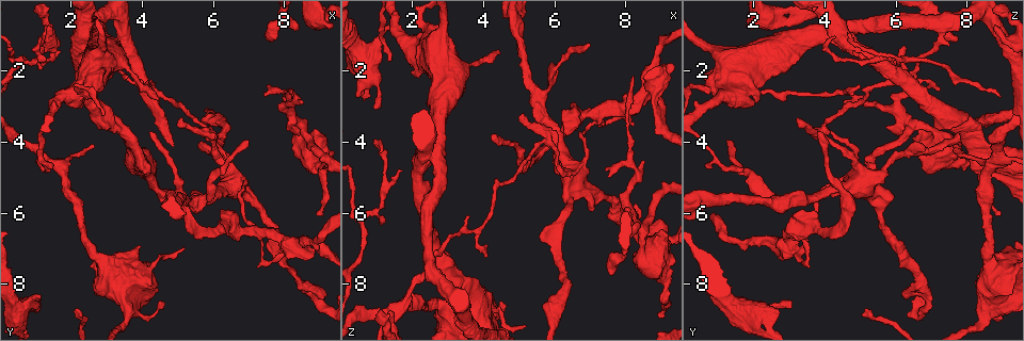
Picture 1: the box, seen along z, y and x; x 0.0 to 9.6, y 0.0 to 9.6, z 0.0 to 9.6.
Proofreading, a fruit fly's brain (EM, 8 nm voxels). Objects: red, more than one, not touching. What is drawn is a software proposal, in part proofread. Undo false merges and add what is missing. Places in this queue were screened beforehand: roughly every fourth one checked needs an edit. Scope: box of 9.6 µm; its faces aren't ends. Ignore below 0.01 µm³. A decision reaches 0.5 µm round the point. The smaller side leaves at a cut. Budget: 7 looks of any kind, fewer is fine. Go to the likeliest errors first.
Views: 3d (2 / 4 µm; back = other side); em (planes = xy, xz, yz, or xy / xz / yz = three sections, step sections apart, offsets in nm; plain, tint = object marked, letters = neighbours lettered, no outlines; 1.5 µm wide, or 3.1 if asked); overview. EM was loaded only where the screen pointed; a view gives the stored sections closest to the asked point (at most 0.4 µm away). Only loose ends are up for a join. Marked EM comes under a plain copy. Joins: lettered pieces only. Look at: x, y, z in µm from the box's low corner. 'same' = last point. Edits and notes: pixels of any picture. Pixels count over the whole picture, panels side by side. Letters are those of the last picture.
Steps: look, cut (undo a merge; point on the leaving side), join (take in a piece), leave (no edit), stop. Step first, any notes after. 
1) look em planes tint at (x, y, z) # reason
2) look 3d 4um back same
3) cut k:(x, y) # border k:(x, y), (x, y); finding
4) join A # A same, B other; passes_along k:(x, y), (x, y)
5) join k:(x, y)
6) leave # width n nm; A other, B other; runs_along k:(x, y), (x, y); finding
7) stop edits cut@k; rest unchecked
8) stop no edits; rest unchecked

look 3d 4um at (0.60, 1.60, 6.20) # three-way junction

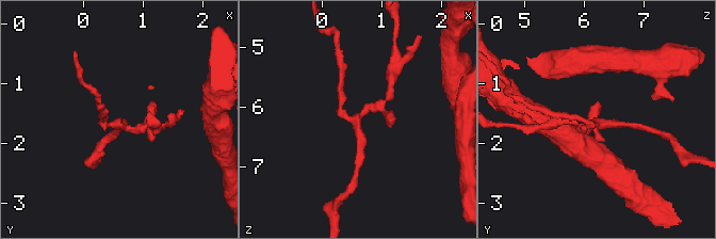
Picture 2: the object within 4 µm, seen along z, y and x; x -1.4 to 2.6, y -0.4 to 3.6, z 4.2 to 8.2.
look em yz step 4 tint at (0.60, 1.65, 6.15) # need the tissue

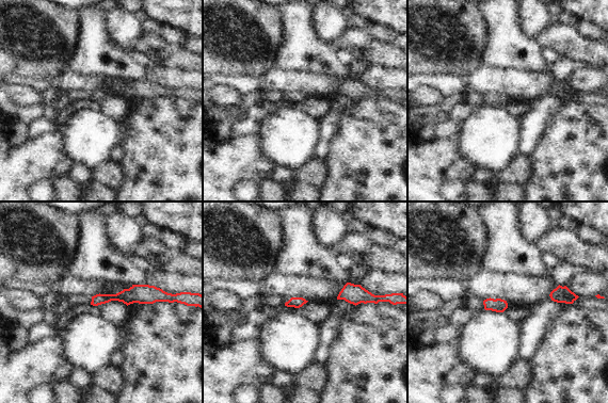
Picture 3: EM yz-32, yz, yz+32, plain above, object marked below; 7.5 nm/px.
look em xz step 8 letters same # cut it another way

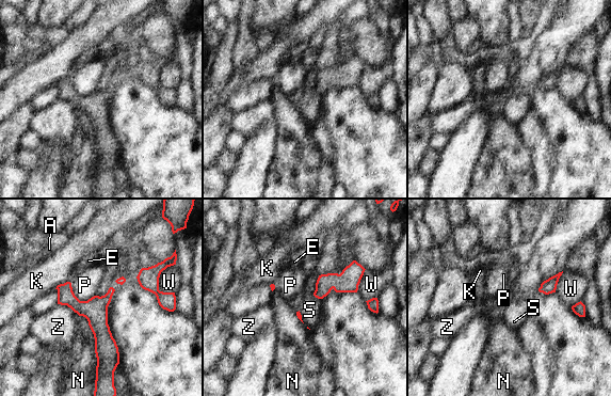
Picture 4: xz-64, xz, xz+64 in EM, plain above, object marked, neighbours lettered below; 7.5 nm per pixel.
leave # A other, E other, K other, N other, P other, S other, W other, Z other; border 4:(70, 283), (80, 300), (94, 296); all the same neuron

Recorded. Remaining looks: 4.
look em xy step 8 letters at (7.00, 5.60, 6.00) # free end

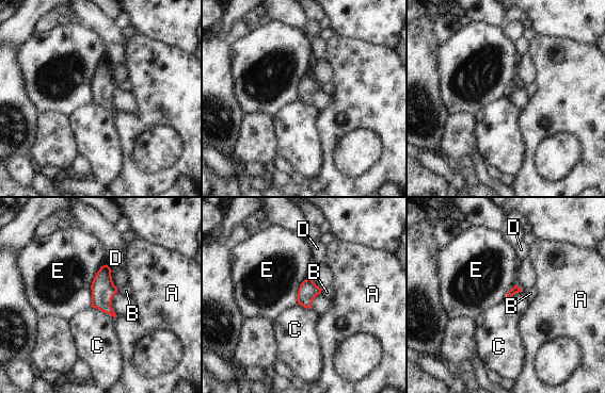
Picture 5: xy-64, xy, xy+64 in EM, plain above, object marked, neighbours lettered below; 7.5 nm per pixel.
look em planes letters same

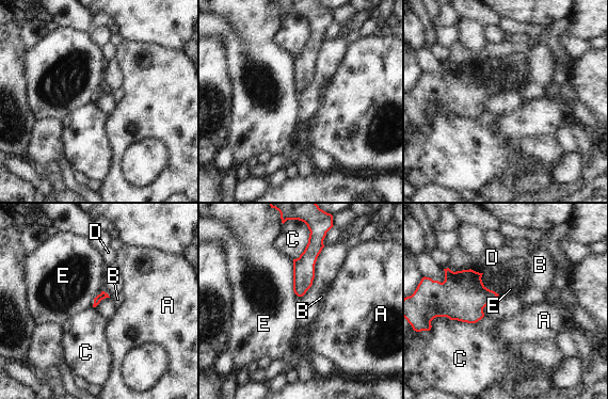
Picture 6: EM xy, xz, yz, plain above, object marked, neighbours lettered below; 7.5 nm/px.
leave # A other, B other, C other, D other, E other; no lettered piece goes on from it

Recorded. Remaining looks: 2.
look 3d 4um at (1.10, 8.60, 2.60) # thick turns thin

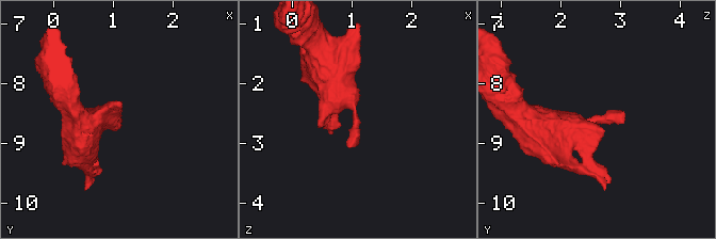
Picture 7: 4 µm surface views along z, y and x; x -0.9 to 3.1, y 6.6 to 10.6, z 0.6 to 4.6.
look em planes letters at (1.10, 8.60, 2.65) # need the tissue

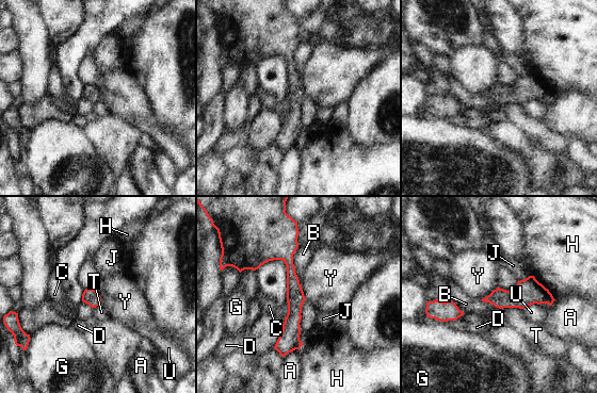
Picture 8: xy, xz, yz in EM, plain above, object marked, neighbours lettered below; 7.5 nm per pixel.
leave # A other, B other, C other, D other, G other, H other, J other, T other, U other, Y other; continuous, no second neuron

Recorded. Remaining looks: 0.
stop no edits; rest unchecked

